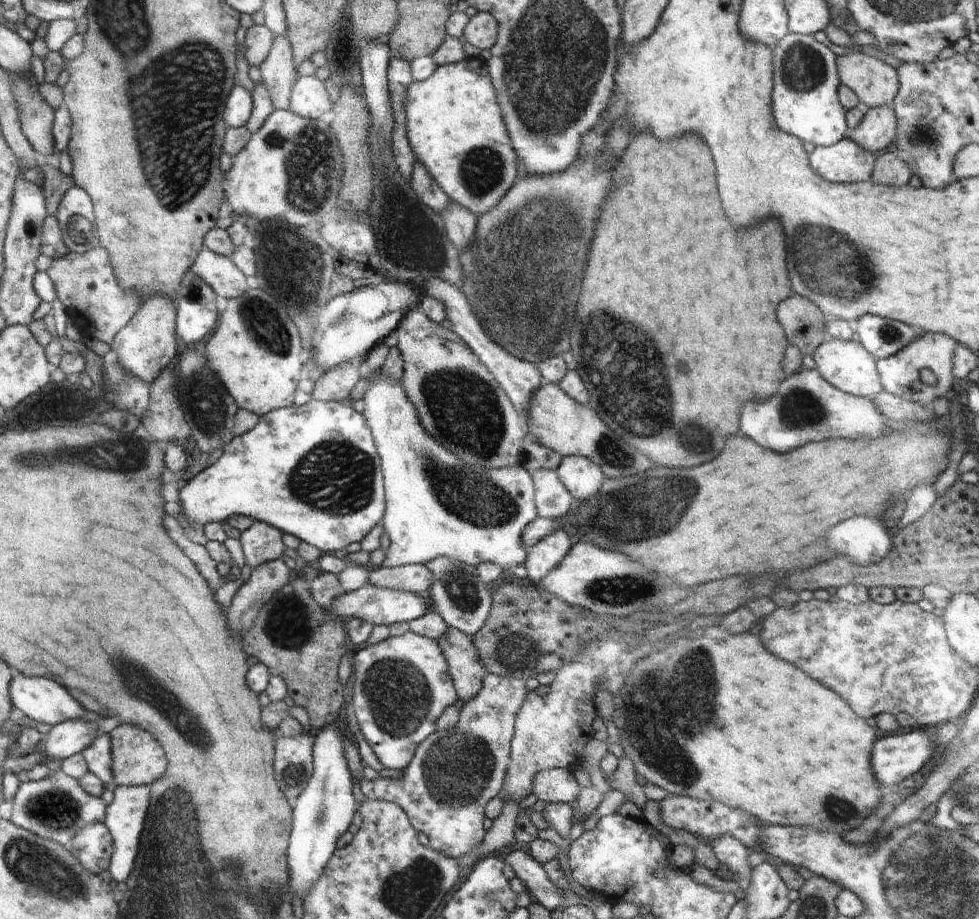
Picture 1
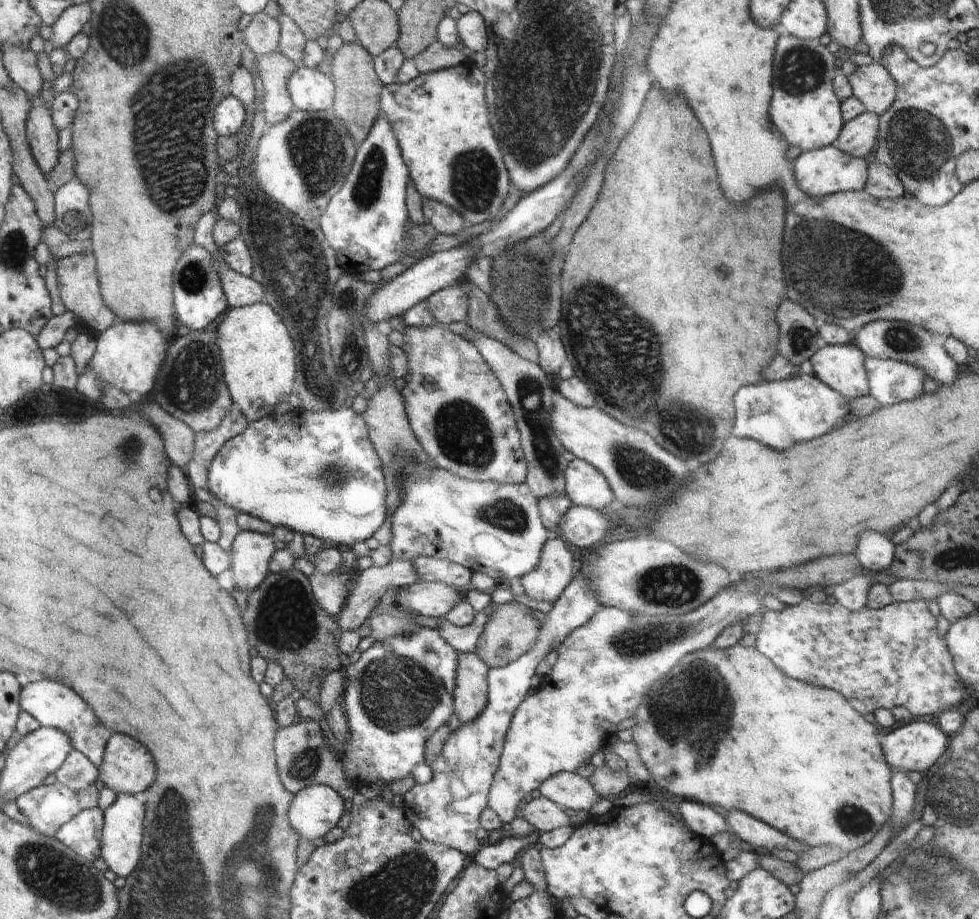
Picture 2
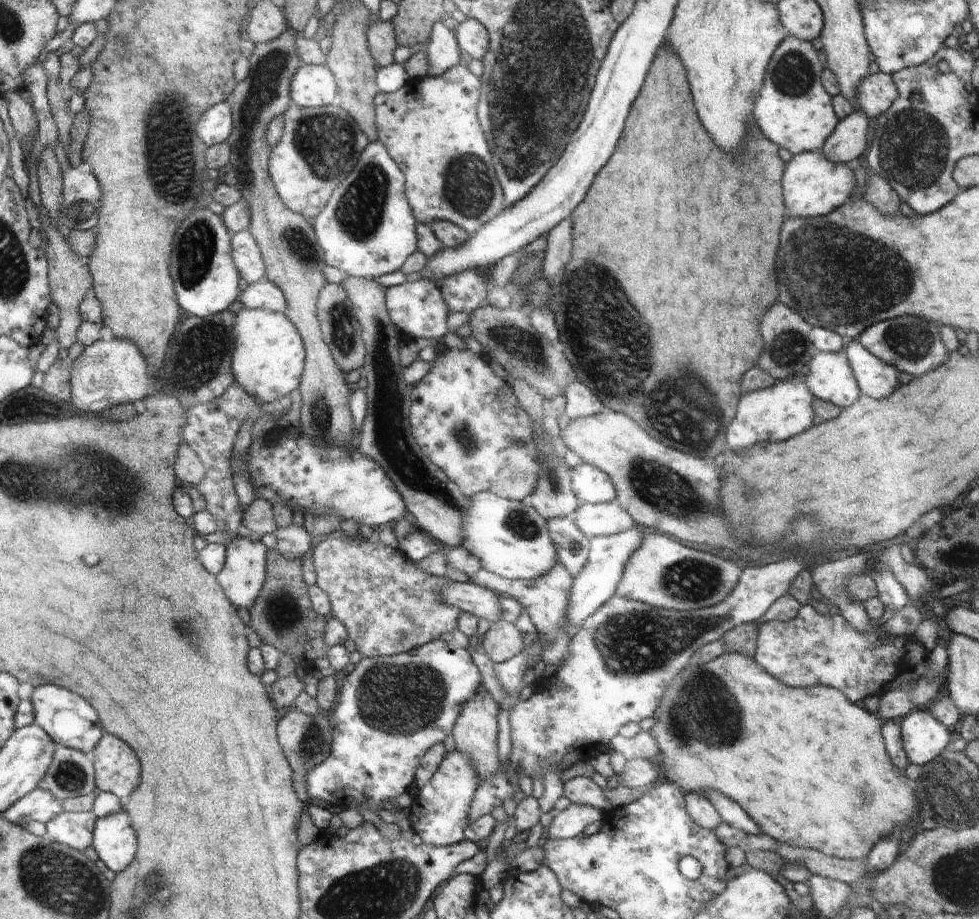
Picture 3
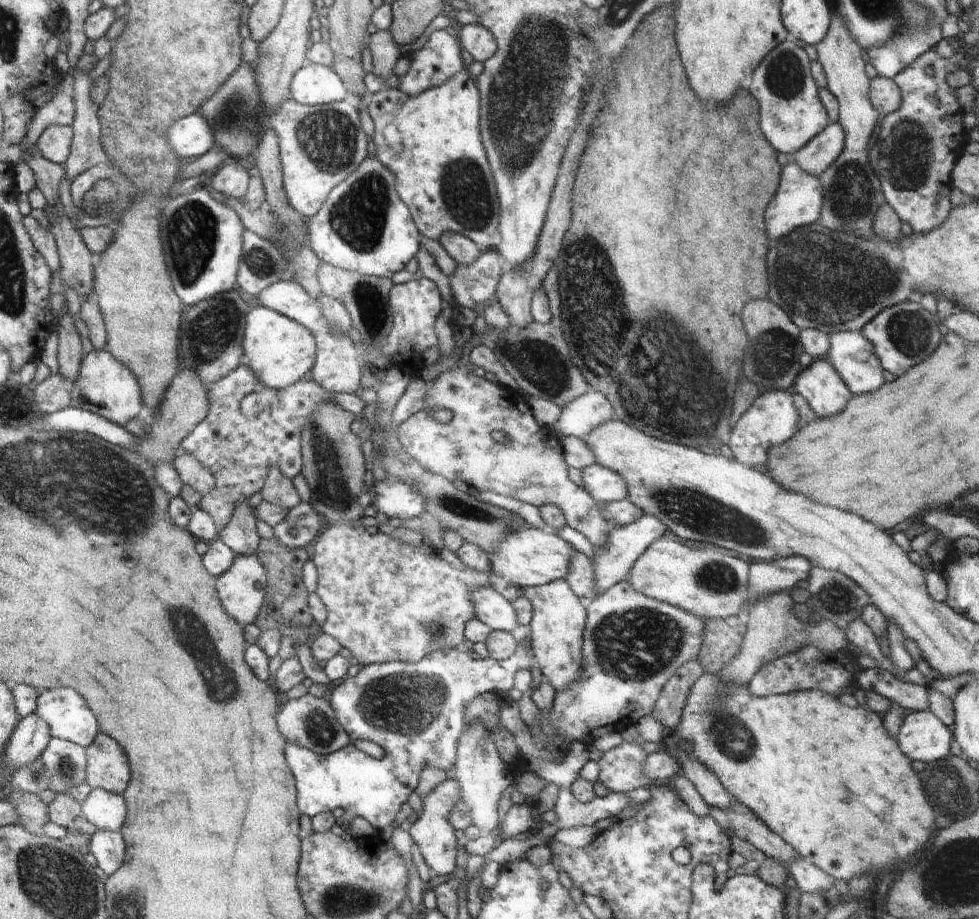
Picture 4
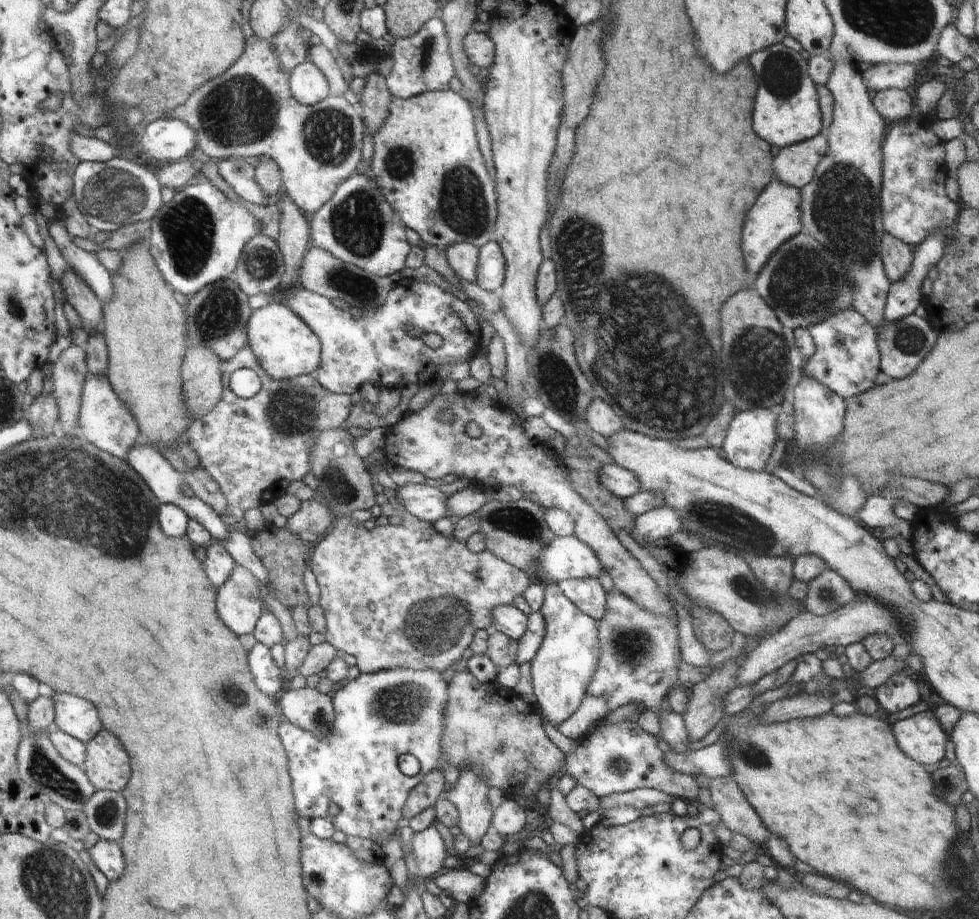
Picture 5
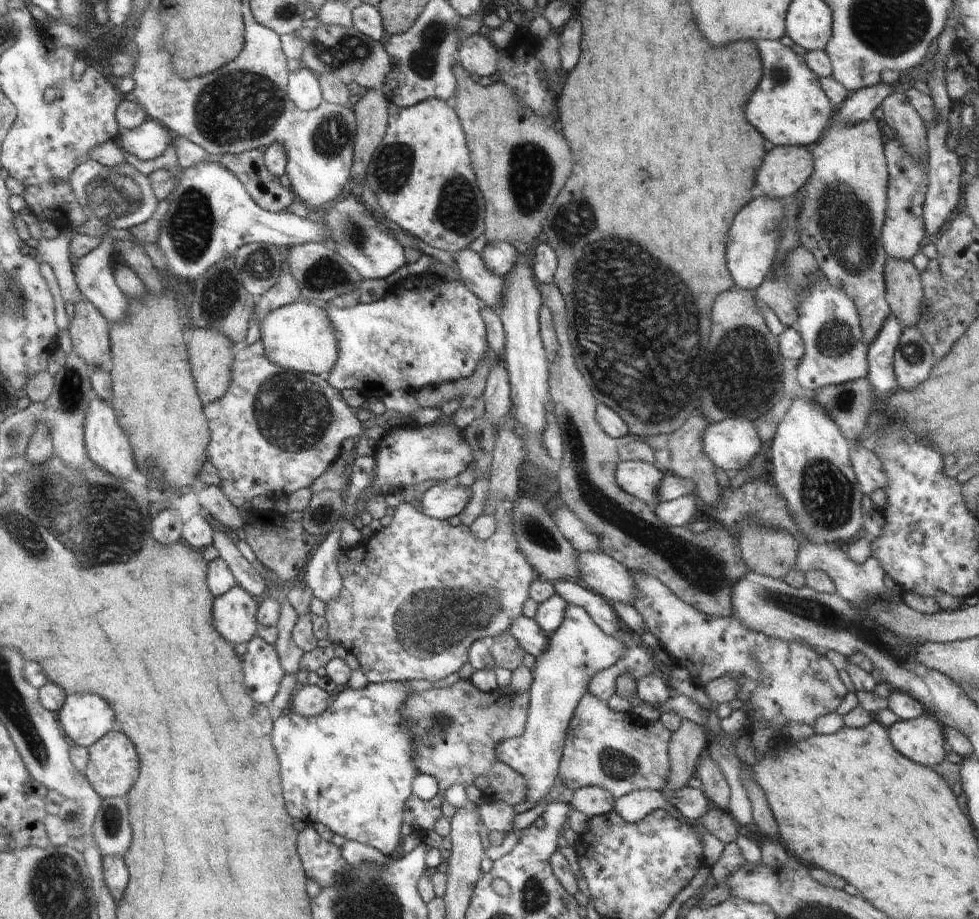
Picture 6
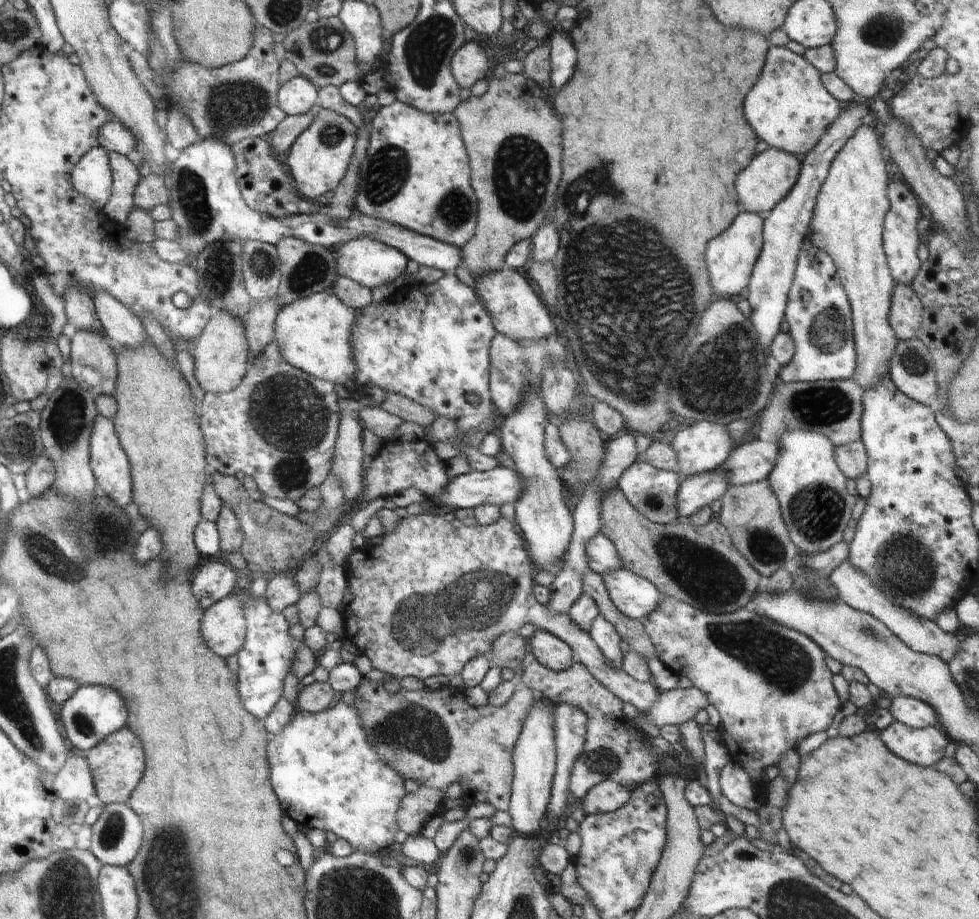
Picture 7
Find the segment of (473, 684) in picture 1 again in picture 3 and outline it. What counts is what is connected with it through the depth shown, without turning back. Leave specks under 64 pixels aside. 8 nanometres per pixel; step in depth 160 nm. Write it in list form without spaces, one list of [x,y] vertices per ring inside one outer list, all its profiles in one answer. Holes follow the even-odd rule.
[[[479,686],[479,689],[468,699],[468,706],[464,707],[464,714],[460,715],[460,722],[456,722],[452,729],[452,736],[455,740],[455,749],[464,753],[473,764],[475,771],[479,774],[481,780],[490,778],[497,769],[498,757],[496,736],[498,736],[498,716],[500,706],[490,694],[485,686]]]

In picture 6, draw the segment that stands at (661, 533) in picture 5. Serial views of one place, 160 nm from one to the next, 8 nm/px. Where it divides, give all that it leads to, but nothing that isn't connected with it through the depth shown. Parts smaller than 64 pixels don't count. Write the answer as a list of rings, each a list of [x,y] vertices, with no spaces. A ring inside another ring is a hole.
[[[688,493],[671,501],[660,502],[660,504],[654,508],[654,512],[665,525],[686,527],[688,522],[690,522],[690,518],[694,516],[697,508],[698,498],[694,496],[694,493]]]

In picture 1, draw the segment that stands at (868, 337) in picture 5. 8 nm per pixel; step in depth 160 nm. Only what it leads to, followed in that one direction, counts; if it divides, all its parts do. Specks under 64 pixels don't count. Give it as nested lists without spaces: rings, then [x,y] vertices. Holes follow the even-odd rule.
[[[919,333],[908,346],[905,346],[892,356],[883,359],[877,359],[877,369],[880,373],[883,390],[903,399],[908,398],[909,401],[918,400],[922,404],[930,404],[936,398],[949,396],[952,388],[953,375],[953,354],[959,345],[953,338],[942,333]],[[920,370],[932,370],[938,377],[937,386],[930,386],[922,382],[920,379]]]

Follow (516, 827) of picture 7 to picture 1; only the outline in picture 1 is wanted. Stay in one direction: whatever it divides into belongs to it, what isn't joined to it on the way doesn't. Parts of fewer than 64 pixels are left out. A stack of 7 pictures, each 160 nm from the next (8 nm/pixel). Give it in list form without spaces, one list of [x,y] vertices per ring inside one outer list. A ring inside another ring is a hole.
[[[558,527],[553,533],[541,538],[534,546],[527,548],[527,558],[523,562],[527,570],[527,582],[537,584],[540,579],[563,561],[571,550],[572,540],[567,530]]]

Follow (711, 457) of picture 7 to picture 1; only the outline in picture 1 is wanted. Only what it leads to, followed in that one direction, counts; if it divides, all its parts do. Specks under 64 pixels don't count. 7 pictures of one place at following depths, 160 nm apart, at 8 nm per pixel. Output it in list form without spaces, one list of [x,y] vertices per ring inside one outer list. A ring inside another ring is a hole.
[[[815,368],[786,378],[780,384],[778,394],[768,402],[744,406],[740,428],[762,448],[786,452],[794,446],[828,438],[878,438],[884,432],[884,420],[871,398],[838,390]]]

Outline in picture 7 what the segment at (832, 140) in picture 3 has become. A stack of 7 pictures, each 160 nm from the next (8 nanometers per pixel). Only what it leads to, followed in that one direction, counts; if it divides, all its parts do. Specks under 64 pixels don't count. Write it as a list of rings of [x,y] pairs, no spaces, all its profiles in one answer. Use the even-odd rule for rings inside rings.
[[[770,147],[761,152],[736,178],[736,192],[744,211],[759,215],[768,214],[796,184],[801,171],[802,159],[795,154]]]

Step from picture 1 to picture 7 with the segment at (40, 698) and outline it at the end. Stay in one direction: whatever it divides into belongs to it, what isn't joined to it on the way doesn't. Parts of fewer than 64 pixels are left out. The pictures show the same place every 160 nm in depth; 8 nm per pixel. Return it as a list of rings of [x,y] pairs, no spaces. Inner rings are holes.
[[[82,686],[61,706],[58,720],[62,732],[73,751],[77,752],[87,752],[106,740],[114,730],[124,726],[128,716],[124,700],[114,690],[102,686]]]

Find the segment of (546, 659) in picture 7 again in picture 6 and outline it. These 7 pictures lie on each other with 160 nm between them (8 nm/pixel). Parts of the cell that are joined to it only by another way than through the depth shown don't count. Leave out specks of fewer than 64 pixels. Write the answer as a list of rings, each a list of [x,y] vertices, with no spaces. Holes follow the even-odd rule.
[[[524,615],[513,618],[510,628],[505,631],[519,642],[525,654],[532,654],[535,658],[546,648],[551,636],[545,635],[534,619]]]

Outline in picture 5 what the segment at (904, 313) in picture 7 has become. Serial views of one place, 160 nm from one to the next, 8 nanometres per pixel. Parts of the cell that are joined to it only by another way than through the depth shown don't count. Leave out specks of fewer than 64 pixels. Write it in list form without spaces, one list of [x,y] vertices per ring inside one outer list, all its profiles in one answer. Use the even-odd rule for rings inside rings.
[[[885,232],[881,238],[881,259],[886,276],[892,284],[908,272],[913,261],[913,253],[905,242]]]

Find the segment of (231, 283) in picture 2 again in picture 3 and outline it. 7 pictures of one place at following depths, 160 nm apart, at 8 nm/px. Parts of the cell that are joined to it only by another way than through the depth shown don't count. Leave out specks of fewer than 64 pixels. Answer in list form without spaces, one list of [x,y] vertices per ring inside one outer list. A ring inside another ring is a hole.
[[[265,276],[247,285],[244,292],[239,293],[239,301],[246,309],[264,309],[287,314],[287,299],[283,290]]]

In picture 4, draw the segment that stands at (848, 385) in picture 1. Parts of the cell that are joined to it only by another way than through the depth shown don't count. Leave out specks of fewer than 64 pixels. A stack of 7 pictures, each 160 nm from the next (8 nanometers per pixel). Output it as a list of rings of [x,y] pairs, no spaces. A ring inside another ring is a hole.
[[[824,357],[814,358],[806,369],[801,369],[793,391],[804,397],[820,418],[844,410],[853,395],[834,365]]]

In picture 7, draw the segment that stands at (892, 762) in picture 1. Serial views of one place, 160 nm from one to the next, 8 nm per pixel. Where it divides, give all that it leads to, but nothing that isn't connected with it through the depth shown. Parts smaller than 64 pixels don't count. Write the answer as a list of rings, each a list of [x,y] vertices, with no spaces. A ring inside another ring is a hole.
[[[896,720],[879,735],[896,756],[924,767],[933,767],[944,757],[944,748],[952,741],[938,725],[913,729]]]

